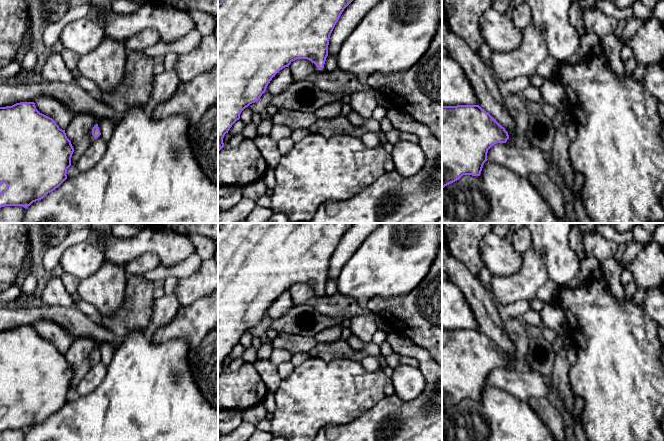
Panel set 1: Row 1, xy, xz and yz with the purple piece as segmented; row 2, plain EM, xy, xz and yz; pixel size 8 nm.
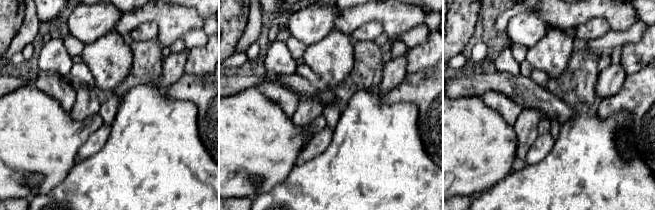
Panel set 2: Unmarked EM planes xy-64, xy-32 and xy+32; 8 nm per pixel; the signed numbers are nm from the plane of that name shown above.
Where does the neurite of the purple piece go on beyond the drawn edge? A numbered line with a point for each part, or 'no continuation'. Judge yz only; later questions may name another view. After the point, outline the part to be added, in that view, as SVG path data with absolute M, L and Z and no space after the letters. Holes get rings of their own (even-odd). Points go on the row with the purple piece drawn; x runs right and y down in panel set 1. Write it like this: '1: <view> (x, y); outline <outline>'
1: yz (520, 139); outline M516 131L515 133L508 133L509 138L512 139L515 145L519 148L530 148L532 147L527 136L524 132Z

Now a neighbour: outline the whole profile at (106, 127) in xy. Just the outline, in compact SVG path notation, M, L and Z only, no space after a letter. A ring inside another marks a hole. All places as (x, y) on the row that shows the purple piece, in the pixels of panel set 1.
M103 119L102 121L98 122L97 124L98 124L99 130L101 132L102 139L106 143L108 143L112 136L113 130L114 130L114 124L109 119Z

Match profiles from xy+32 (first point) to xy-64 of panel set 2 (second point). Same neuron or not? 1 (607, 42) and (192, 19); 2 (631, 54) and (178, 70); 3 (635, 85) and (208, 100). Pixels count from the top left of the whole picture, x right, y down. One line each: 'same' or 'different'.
1: different
2: different
3: same

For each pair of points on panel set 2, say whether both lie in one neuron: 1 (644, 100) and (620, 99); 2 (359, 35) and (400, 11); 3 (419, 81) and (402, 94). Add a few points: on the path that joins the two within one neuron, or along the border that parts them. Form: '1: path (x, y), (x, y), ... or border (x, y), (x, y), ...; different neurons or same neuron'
1: path (638, 99), (626, 99); same neuron
2: border (357, 29), (366, 23), (378, 21), (384, 31); different neurons
3: path (415, 85), (406, 91); same neuron

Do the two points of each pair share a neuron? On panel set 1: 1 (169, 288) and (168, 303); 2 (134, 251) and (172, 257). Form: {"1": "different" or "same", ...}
{"1": "different", "2": "same"}

